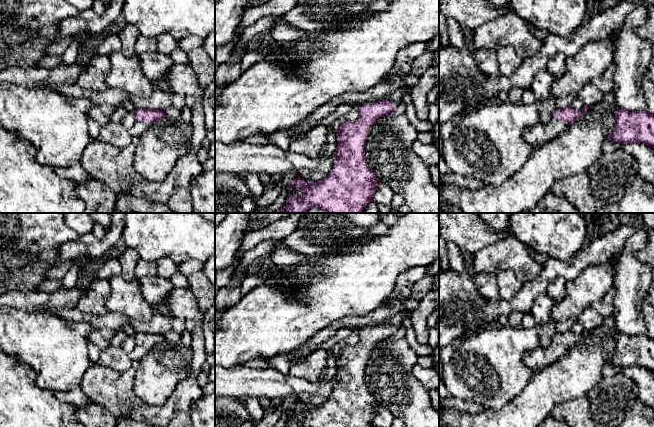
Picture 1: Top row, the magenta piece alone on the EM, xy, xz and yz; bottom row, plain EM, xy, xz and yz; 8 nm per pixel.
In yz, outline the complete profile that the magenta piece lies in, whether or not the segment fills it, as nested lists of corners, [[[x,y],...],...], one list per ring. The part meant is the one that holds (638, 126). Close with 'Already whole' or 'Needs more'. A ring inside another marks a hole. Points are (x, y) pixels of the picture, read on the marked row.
[[[614,111],[616,122],[607,140],[621,144],[643,143],[654,148],[654,116],[648,111]]]. Already whole

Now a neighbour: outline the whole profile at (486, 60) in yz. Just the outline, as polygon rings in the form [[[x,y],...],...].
[[[474,49],[474,59],[477,67],[487,75],[499,74],[499,62],[494,50]]]

